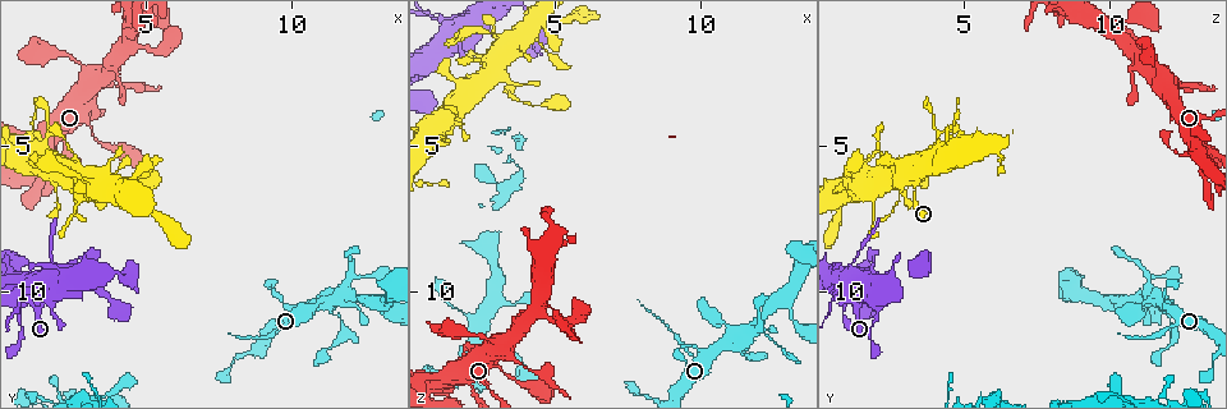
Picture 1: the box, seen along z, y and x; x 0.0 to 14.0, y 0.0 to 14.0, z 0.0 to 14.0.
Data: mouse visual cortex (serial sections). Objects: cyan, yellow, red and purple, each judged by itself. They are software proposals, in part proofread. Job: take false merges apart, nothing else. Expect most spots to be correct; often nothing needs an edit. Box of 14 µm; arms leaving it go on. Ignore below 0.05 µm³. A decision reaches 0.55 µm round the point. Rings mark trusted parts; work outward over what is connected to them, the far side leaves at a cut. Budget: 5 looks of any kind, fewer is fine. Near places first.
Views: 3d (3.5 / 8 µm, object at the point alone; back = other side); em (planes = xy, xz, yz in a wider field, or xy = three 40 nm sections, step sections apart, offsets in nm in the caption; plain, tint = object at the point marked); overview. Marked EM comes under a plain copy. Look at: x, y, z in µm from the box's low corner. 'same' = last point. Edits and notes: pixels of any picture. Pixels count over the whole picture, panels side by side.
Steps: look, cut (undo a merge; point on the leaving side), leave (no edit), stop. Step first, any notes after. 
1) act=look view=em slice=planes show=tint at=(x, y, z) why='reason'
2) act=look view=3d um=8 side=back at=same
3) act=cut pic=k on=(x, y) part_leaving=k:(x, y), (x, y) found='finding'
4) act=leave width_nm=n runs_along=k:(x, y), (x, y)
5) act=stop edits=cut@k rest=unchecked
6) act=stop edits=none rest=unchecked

act=look view=3d um=3.5 at=(3.3, 6.2, 1.2) why='sharp bend'

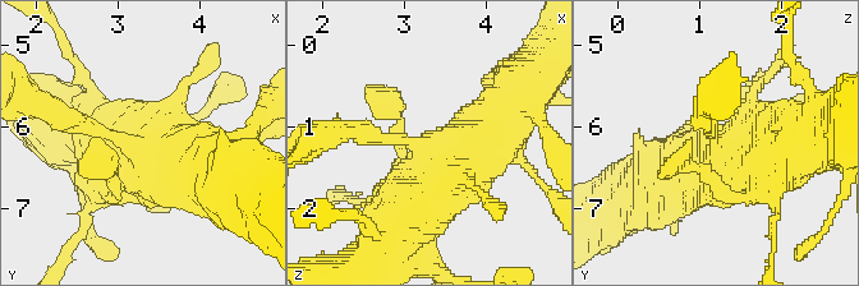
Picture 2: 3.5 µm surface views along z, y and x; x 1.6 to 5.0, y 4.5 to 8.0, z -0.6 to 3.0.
act=look view=em slice=xy step=1 show=tint at=(3.20, 6.30, 1.25)

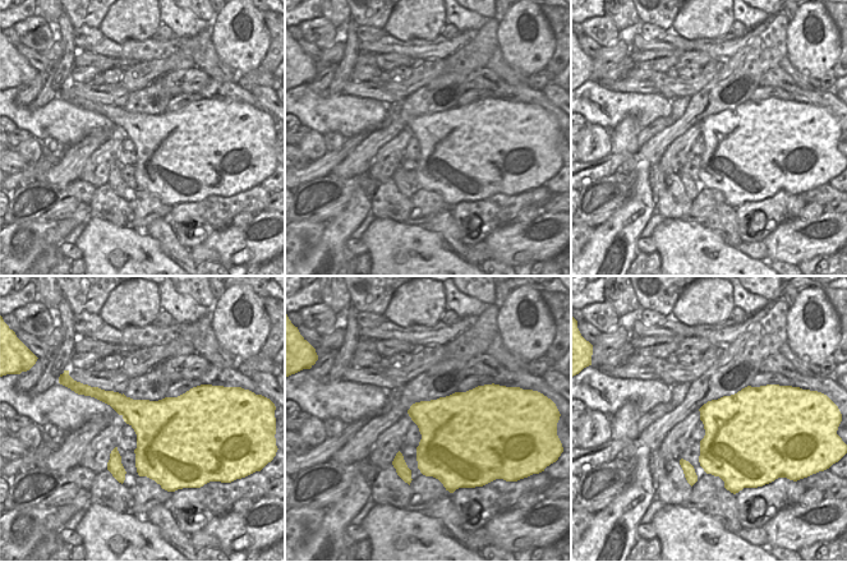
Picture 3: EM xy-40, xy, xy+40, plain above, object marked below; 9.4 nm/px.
act=look view=em slice=xy step=2 show=tint at=same why='another direction'

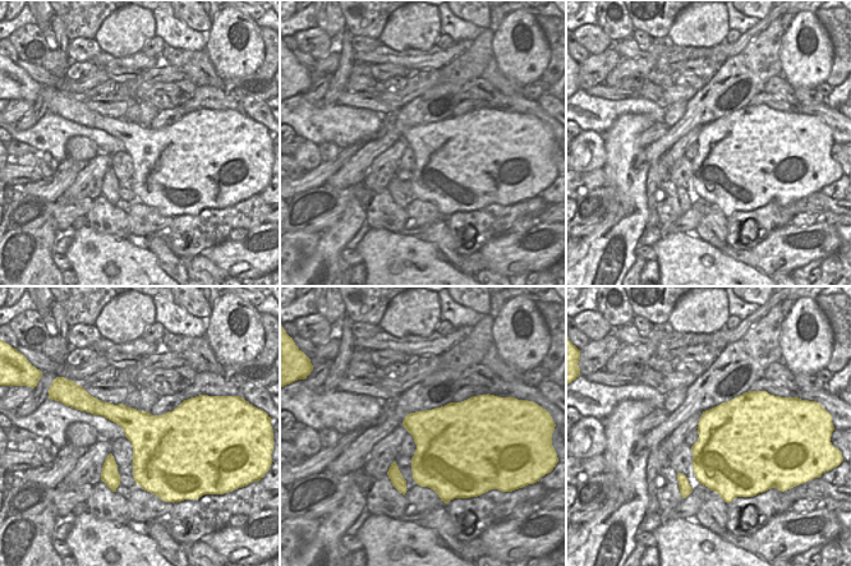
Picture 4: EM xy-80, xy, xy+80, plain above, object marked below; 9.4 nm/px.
act=leave runs_along=2:(396, 233), (440, 174), (506, 109) found='one cell here'

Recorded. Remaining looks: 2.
act=look view=3d um=8 at=(3.4, 6.6, 3.0) why='a narrow waist'

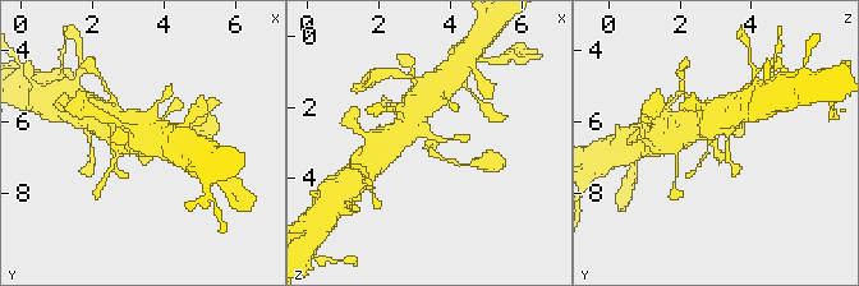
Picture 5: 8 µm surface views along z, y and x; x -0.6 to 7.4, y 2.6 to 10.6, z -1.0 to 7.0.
act=look view=em slice=xy step=5 show=tint at=(3.3, 6.6, 3.0)

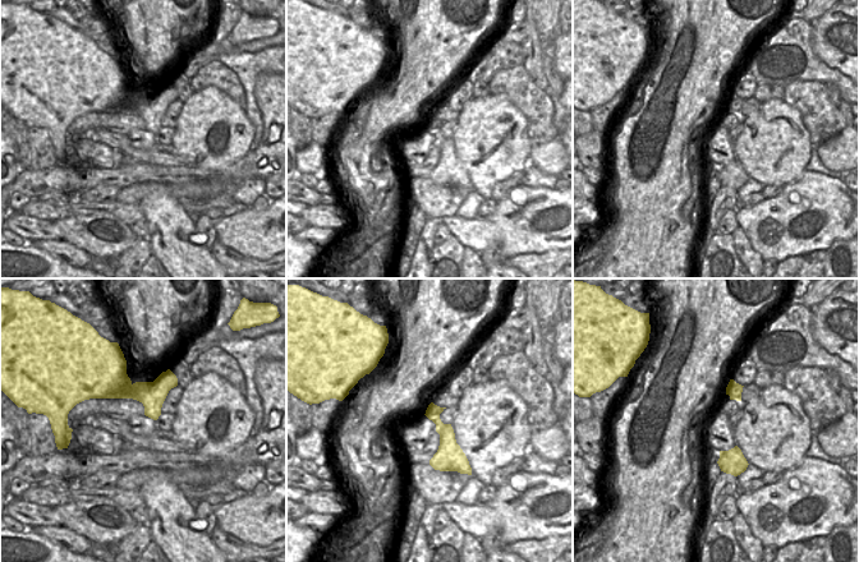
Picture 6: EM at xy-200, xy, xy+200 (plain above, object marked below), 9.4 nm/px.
act=leave found='one cell here'

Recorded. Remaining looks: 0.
act=stop edits=none rest=unchecked

